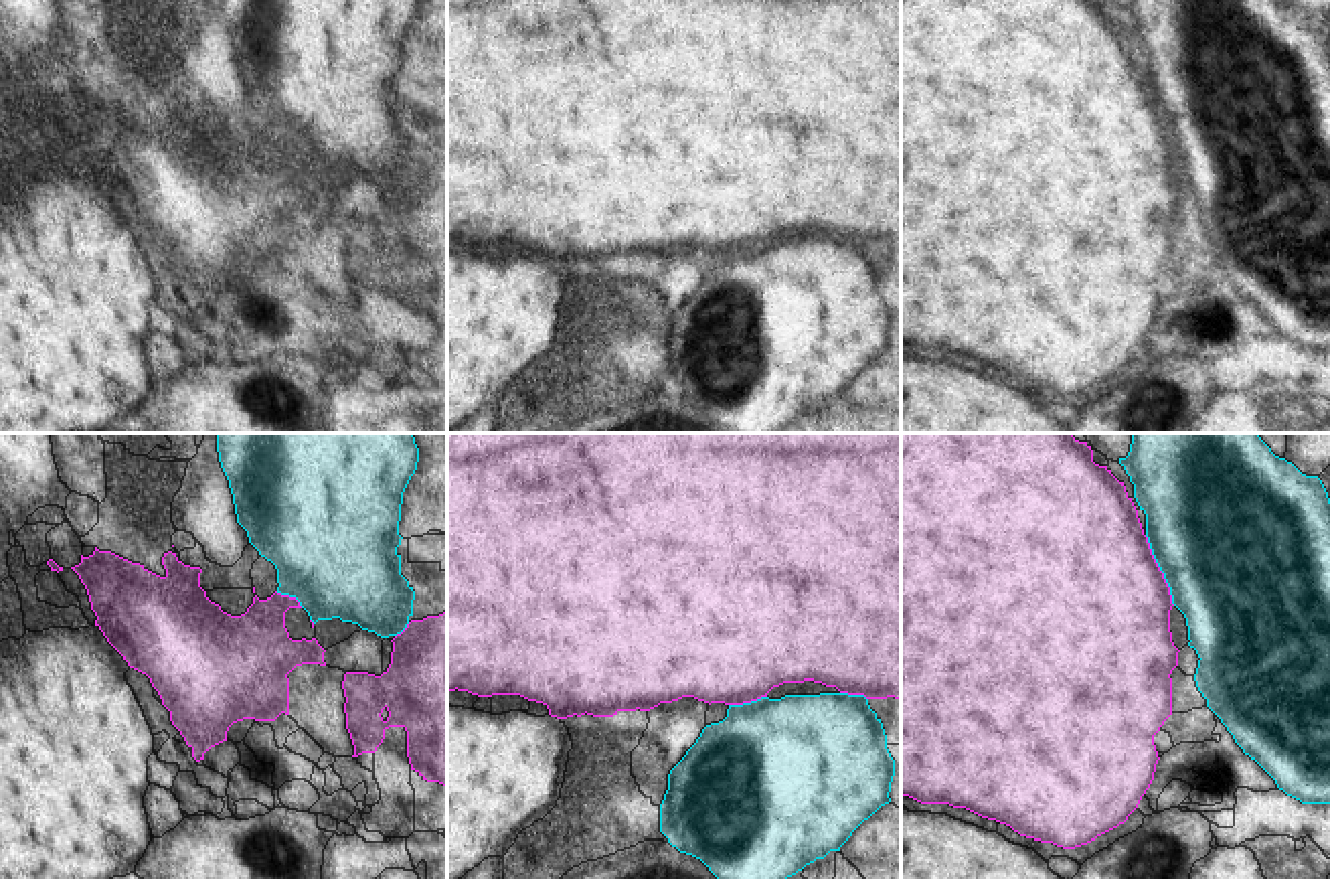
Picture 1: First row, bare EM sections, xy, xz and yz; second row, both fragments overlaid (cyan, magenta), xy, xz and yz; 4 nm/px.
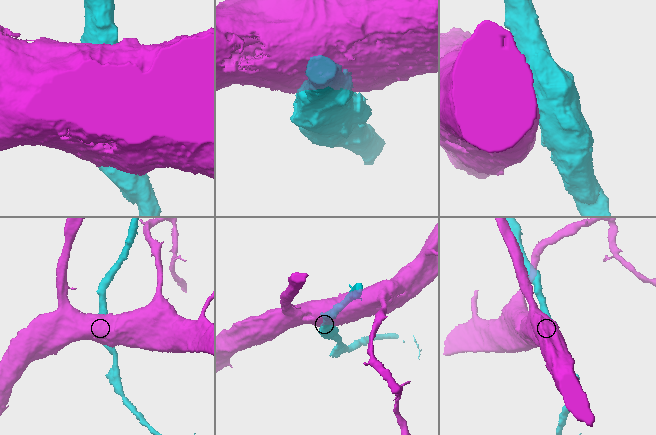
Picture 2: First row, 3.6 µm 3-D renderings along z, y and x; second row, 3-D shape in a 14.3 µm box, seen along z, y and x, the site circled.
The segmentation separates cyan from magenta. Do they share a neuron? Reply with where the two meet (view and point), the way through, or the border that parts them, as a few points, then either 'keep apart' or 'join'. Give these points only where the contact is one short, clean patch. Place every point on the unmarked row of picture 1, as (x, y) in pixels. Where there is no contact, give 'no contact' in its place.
contact yz (1160, 116); keep apart

